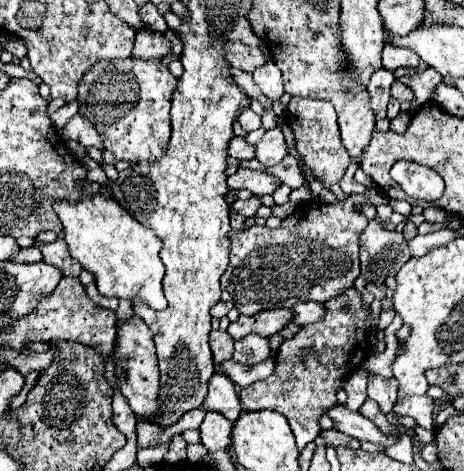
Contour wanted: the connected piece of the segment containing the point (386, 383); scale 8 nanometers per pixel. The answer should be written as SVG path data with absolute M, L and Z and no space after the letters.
M370 374L368 378L368 398L378 402L380 410L384 414L392 412L392 406L398 397L398 382L395 378L382 380L376 374Z

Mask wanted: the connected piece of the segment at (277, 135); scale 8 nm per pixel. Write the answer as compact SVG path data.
M278 128L266 130L266 134L262 136L262 140L258 142L258 154L256 154L256 158L264 166L274 166L274 164L282 162L286 154L288 154L288 148L286 148L286 142L284 142L284 134Z

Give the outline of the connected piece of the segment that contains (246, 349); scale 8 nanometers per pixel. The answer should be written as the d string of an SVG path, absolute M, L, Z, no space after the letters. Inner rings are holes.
M250 334L250 336L234 342L234 356L232 358L236 362L254 366L254 364L260 364L262 360L266 360L268 356L270 356L270 346L268 346L268 338L264 338L264 336Z

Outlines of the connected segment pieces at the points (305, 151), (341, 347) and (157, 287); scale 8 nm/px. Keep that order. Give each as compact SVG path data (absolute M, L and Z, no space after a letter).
M294 96L288 104L288 122L290 122L290 128L294 130L296 152L298 152L298 160L302 162L304 184L308 184L308 172L312 172L314 180L318 180L324 188L328 188L340 201L346 200L349 195L340 190L338 182L342 180L350 164L350 156L346 154L340 142L334 106L328 101Z
M348 288L342 296L334 296L324 308L326 314L320 322L302 326L294 338L282 342L272 376L238 390L244 410L274 410L284 414L300 450L322 432L320 416L338 402L336 394L342 388L342 378L364 362L374 336L372 326L366 322L370 306L364 306L362 294L356 288Z
M86 198L76 204L56 202L54 210L64 226L64 240L68 252L76 258L84 270L94 274L98 292L106 298L118 300L142 300L152 310L164 310L166 298L162 292L164 264L160 260L160 238L138 220L134 220L112 198Z

